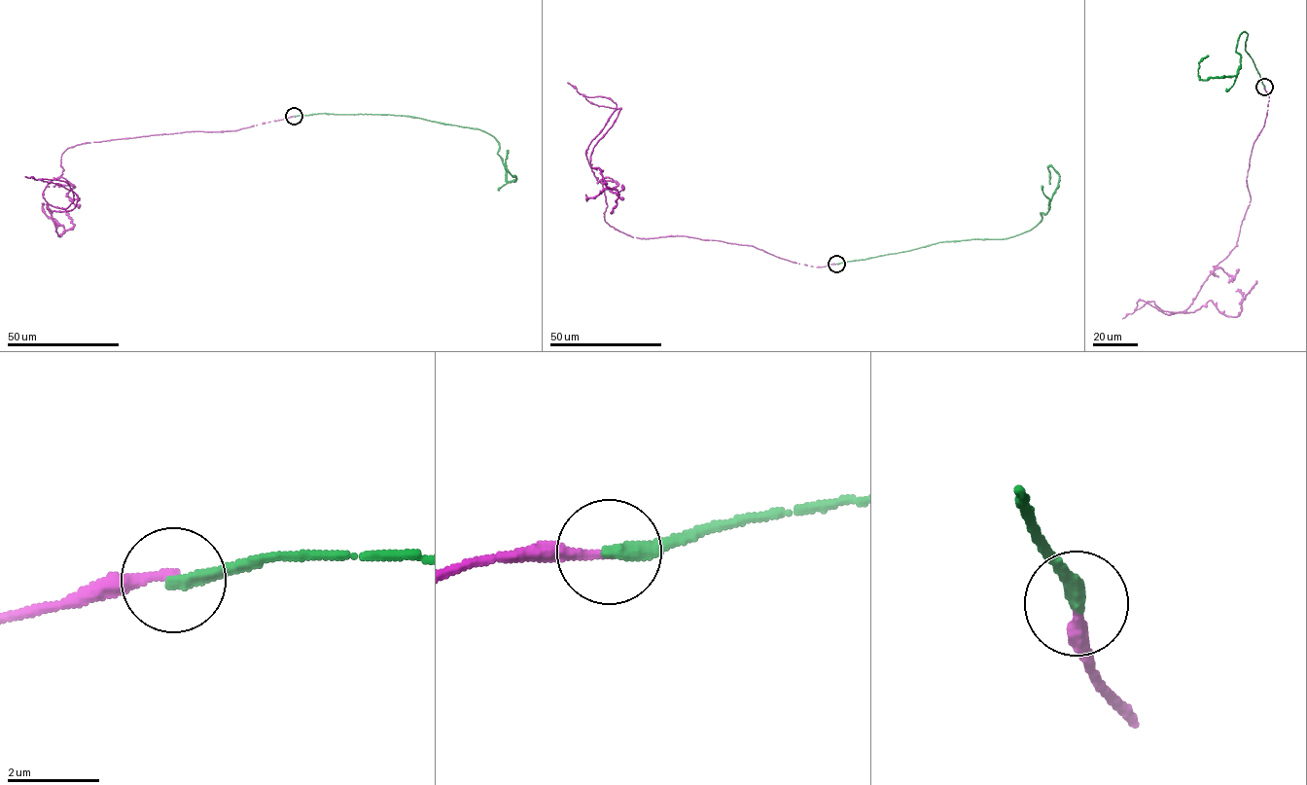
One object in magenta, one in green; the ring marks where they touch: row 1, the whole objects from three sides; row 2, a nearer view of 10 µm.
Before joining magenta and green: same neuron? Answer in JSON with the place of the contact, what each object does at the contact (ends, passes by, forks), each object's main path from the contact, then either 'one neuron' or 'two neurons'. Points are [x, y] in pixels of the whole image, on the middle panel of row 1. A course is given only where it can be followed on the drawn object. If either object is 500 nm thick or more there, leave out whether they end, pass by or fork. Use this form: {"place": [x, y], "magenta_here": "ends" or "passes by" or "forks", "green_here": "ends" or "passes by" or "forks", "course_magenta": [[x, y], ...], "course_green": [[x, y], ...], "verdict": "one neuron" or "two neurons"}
{"place": [836, 264], "magenta_here": "ends", "green_here": "ends", "course_magenta": [[836, 264], [610, 226], [601, 96], [609, 189], [585, 195]], "course_green": [[836, 264], [943, 241], [1021, 233], [1048, 208], [1059, 174], [1049, 166], [1049, 184]], "verdict": "two neurons"}

